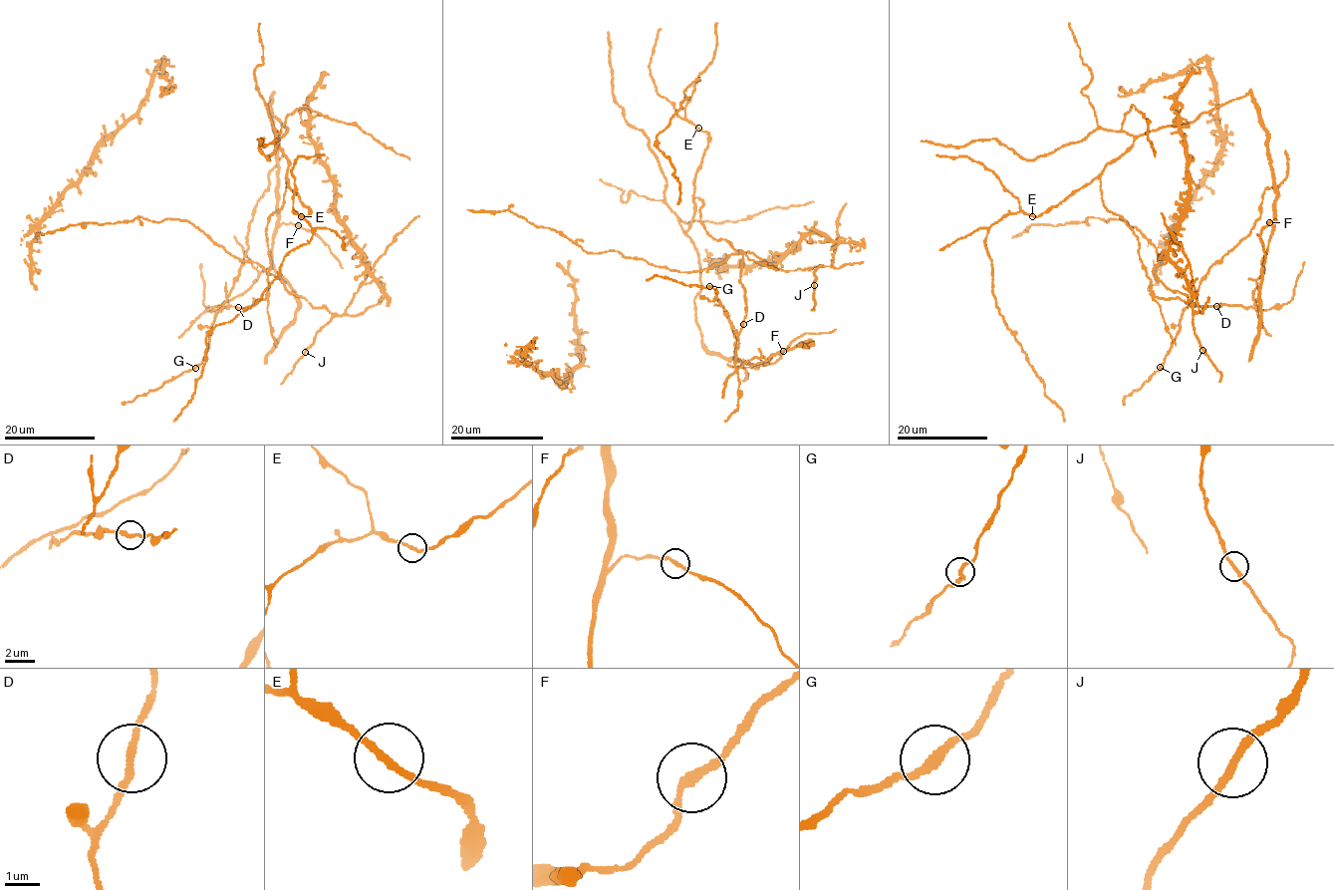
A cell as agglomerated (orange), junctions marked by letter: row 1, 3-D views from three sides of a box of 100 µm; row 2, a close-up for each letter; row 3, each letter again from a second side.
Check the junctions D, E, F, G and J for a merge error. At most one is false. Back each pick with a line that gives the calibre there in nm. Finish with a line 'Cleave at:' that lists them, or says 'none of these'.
Cleave at: none of these

